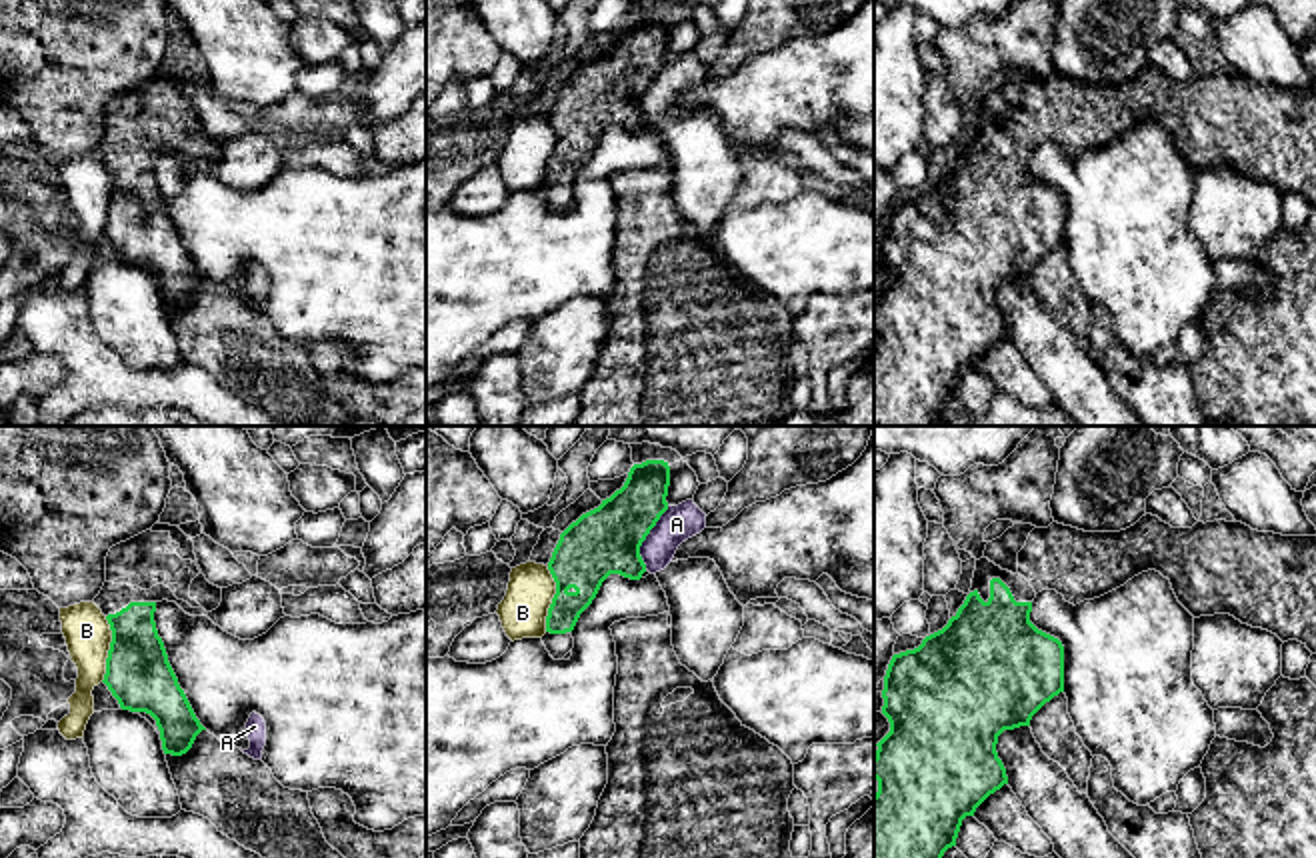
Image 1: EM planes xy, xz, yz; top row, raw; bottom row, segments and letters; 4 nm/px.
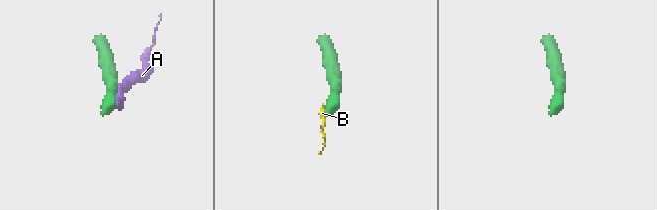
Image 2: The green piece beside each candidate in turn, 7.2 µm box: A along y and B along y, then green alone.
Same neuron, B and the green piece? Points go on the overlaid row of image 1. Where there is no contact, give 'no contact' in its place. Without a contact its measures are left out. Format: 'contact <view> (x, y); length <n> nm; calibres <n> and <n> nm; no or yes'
contact xy (110, 648); length 260 nm; calibres 260 and 190 nm; no

